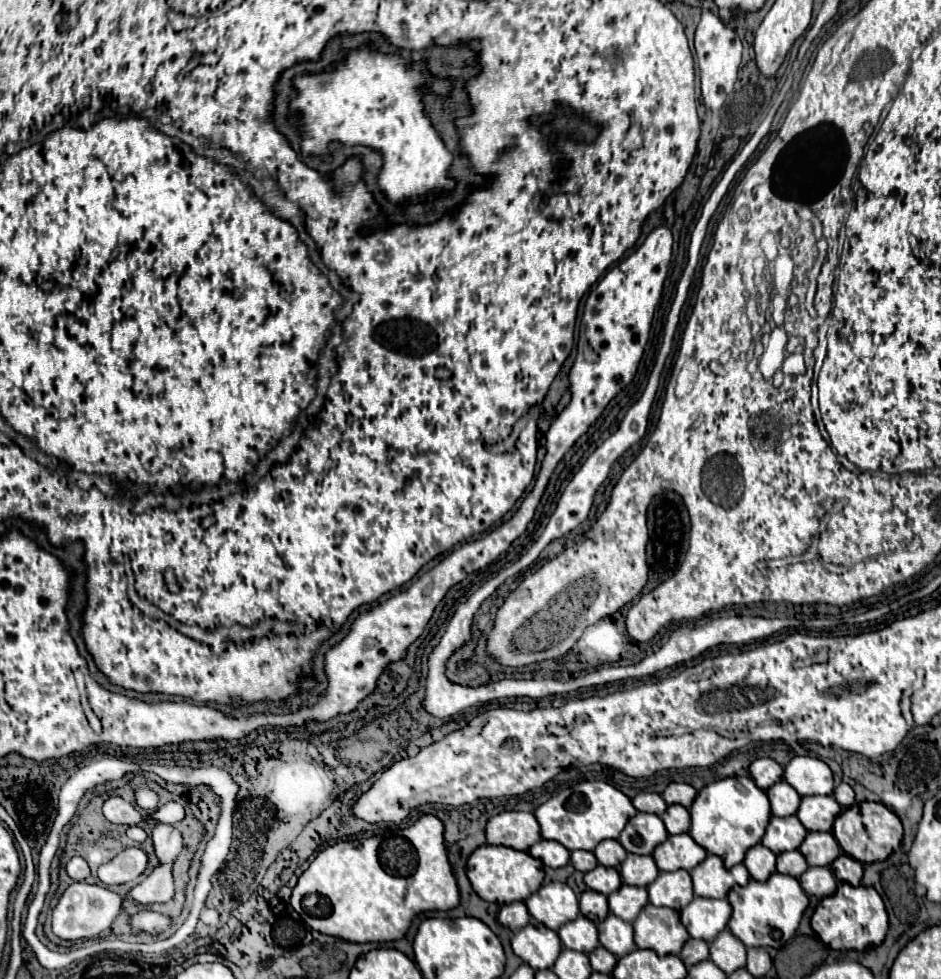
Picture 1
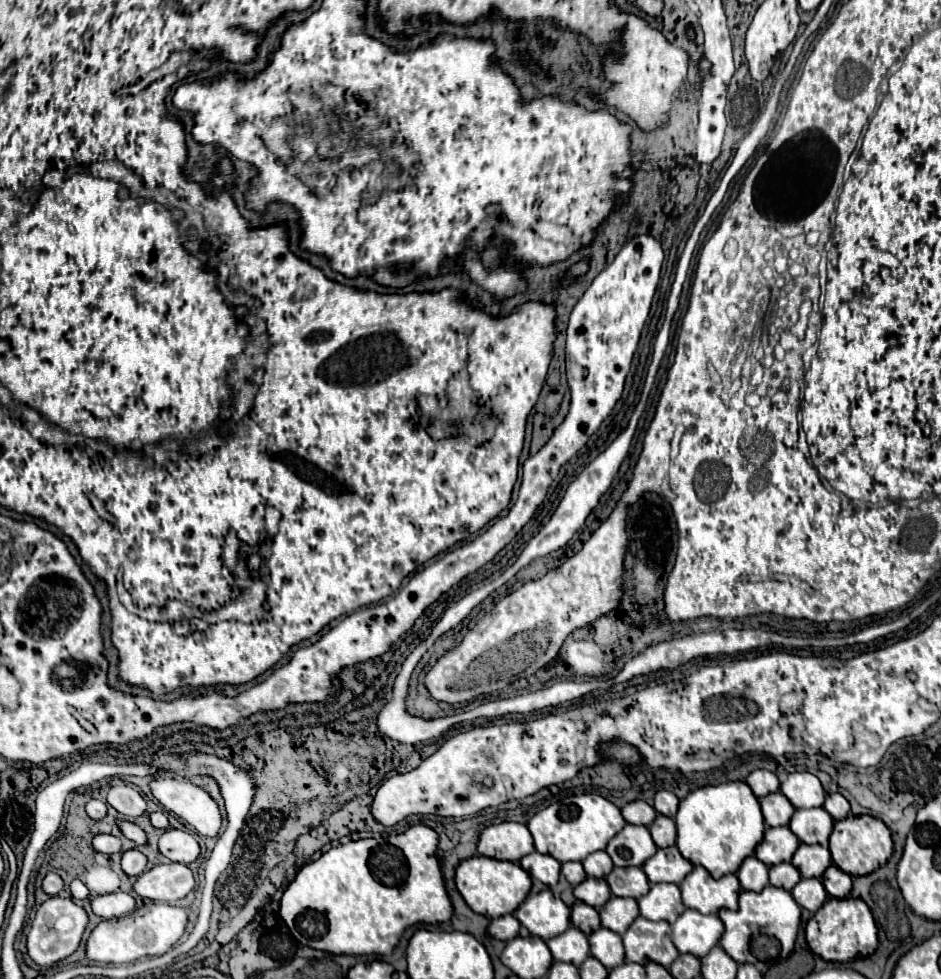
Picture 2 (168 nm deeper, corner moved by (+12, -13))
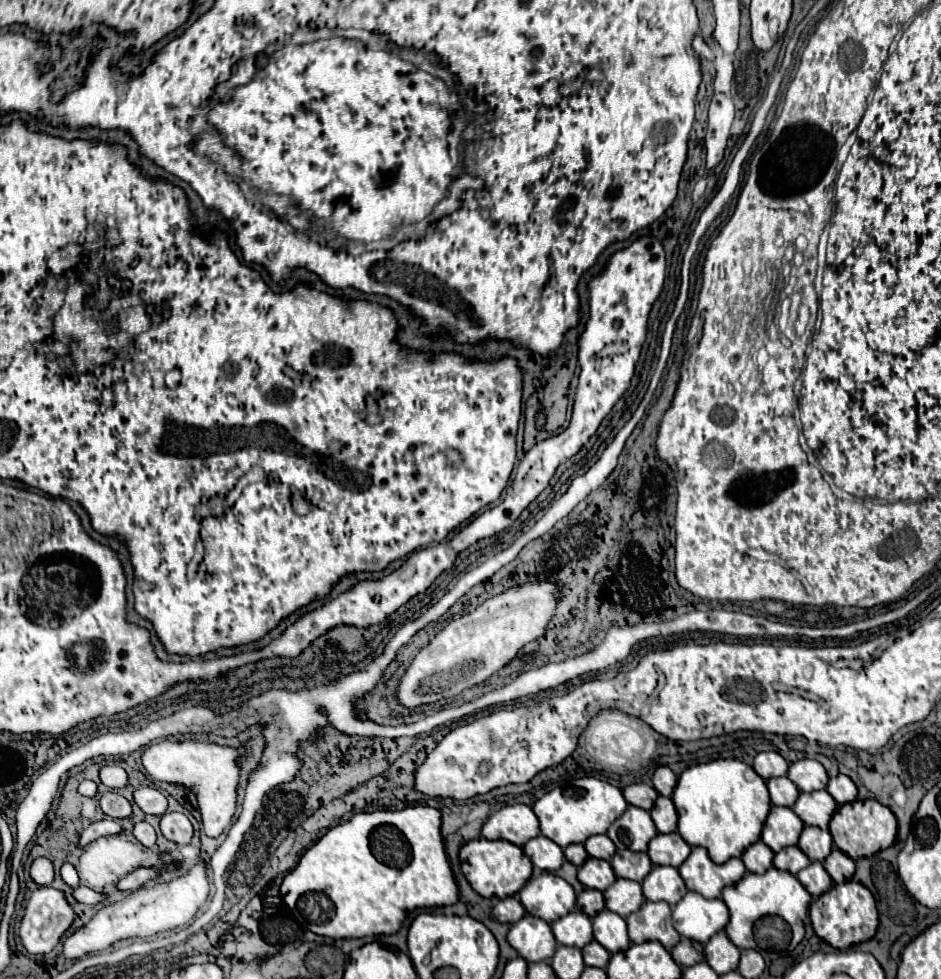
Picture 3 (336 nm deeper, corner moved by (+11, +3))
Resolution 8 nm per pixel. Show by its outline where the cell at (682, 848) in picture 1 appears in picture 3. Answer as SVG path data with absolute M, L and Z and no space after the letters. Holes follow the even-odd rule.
M671 832L671 834L657 834L651 844L649 844L649 858L653 864L661 864L661 866L681 866L687 856L691 852L691 846L677 834L677 832Z

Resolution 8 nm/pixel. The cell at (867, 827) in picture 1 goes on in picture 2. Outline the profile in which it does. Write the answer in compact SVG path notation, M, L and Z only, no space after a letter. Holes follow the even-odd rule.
M850 814L850 816L834 822L834 830L830 834L830 854L832 854L832 862L840 870L854 874L854 876L866 876L888 862L888 858L892 854L890 830L878 818Z

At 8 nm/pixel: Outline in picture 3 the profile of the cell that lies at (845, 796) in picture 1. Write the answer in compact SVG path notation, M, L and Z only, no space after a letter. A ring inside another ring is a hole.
M843 774L829 780L827 792L835 798L837 804L847 804L847 802L853 802L857 798L857 788L855 788L853 780L849 776L843 776Z

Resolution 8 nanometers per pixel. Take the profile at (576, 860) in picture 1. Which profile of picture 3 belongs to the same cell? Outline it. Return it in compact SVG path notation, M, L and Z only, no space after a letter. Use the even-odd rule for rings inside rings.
M571 844L563 852L565 852L565 858L575 866L583 866L587 860L587 850L583 848L583 844Z

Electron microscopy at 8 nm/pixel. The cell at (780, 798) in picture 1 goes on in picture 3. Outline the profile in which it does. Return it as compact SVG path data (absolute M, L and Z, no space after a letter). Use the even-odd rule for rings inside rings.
M787 776L767 780L767 790L771 794L773 806L789 806L791 808L799 796L799 788Z

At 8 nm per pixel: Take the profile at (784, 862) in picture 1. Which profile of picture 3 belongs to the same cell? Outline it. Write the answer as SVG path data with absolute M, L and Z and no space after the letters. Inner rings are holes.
M791 846L791 848L783 848L775 854L773 858L773 866L779 868L779 870L785 870L785 872L791 872L793 876L803 870L805 866L809 866L811 860L797 848L797 846Z

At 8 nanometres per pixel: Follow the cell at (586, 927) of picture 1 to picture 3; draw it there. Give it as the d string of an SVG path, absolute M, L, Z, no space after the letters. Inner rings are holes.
M579 910L569 912L567 916L555 920L551 924L553 936L559 944L563 946L575 946L583 948L593 940L593 930L591 930L591 918Z

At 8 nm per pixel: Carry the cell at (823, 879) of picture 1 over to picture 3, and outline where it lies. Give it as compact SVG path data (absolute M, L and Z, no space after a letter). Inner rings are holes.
M811 862L807 868L803 868L799 874L797 874L797 880L805 886L805 890L811 894L811 896L821 896L823 892L827 892L833 884L831 876L825 872L823 864L821 862Z

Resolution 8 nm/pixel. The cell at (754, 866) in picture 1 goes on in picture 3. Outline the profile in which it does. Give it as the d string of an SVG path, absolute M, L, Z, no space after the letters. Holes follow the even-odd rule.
M761 840L751 844L743 856L741 856L747 872L755 872L755 874L763 874L773 866L773 852L771 848L767 848L767 844L763 844Z

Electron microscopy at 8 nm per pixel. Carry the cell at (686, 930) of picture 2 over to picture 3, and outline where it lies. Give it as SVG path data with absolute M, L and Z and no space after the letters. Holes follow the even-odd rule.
M687 892L673 908L675 930L695 942L705 944L715 932L723 930L729 920L723 900L707 900L697 892Z

